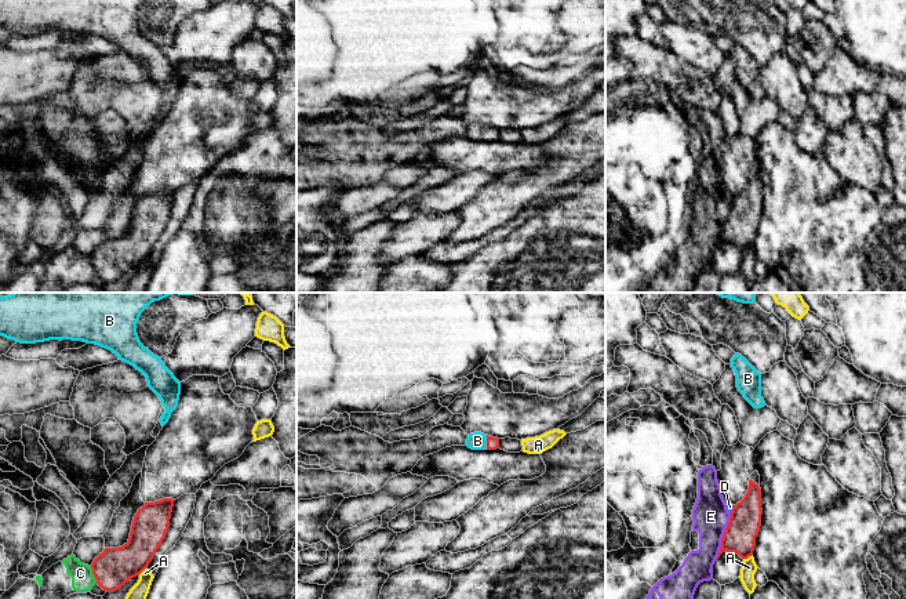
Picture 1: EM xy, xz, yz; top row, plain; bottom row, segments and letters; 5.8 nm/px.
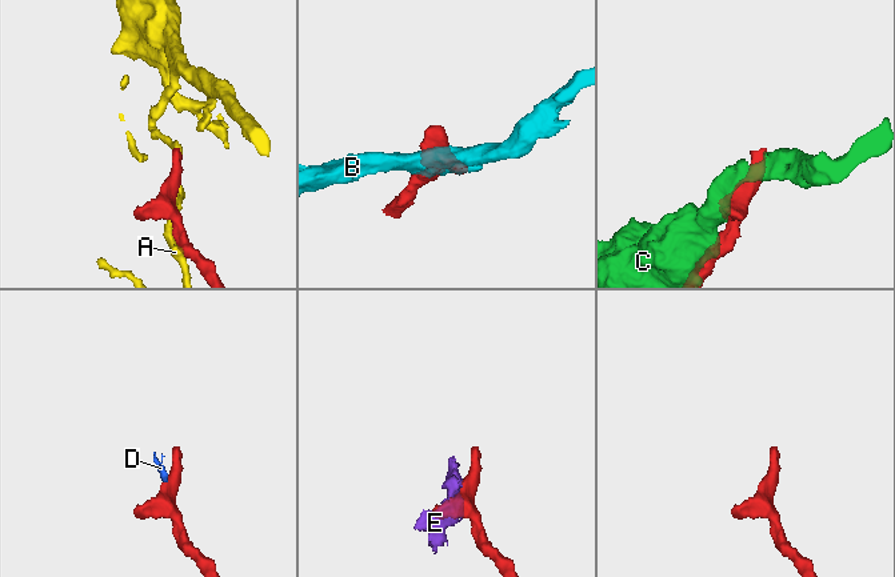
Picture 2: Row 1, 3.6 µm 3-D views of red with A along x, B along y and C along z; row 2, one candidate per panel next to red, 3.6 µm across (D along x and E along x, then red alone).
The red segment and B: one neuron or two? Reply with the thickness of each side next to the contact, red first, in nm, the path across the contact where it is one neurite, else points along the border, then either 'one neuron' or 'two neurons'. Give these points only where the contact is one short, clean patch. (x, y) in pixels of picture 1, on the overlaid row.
80/110 nm | across xz (492, 443), (487, 442), (477, 440) | one neuron

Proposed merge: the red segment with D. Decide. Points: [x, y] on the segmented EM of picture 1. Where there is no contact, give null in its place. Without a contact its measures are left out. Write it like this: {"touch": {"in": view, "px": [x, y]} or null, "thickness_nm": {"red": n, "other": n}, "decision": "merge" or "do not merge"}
{"touch": {"in": "yz", "px": [732, 509]}, "thickness_nm": {"red": 190, "other": 40}, "decision": "do not merge"}

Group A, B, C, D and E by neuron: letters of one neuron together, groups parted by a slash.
A / B / C / D E

